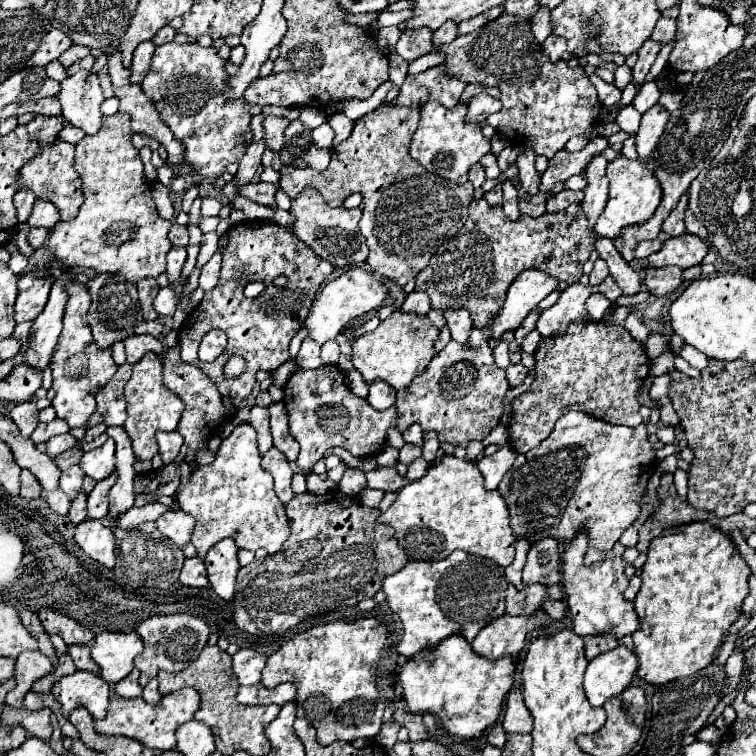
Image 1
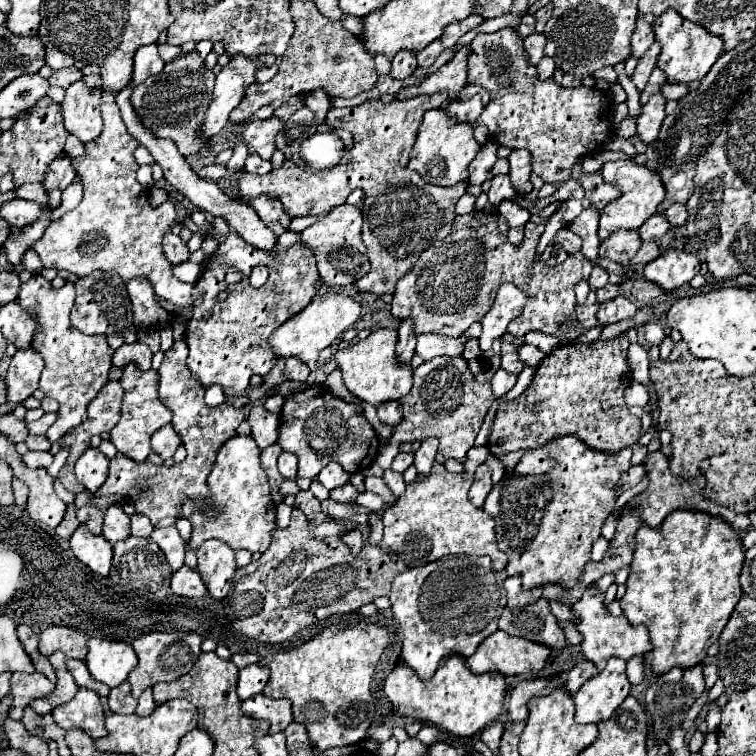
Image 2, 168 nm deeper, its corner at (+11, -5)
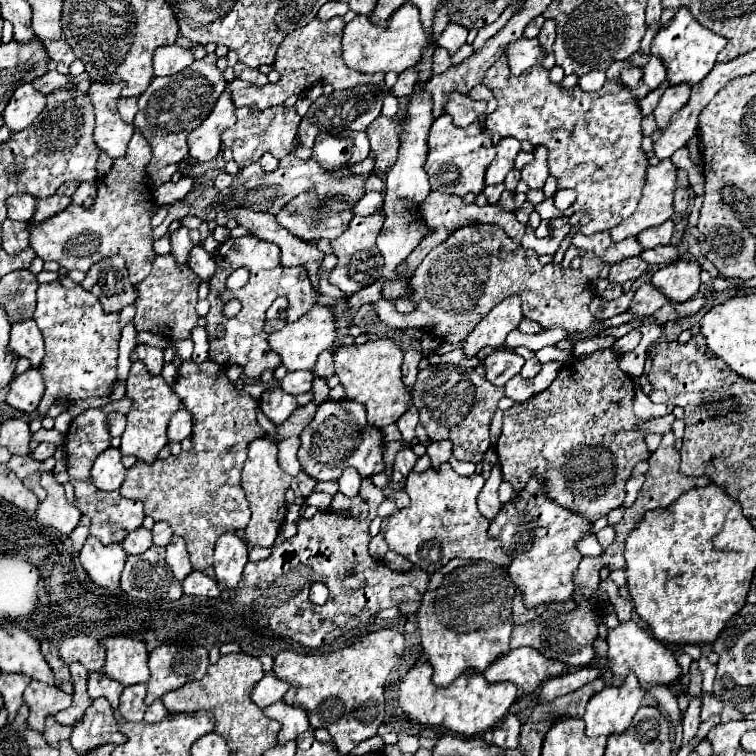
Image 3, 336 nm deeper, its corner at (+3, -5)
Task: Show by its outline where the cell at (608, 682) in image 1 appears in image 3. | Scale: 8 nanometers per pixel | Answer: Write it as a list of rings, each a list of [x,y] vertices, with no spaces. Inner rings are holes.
[[[630,675],[622,687],[604,687],[604,691],[596,693],[588,701],[586,713],[582,717],[586,723],[586,735],[608,737],[614,733],[624,733],[646,695],[638,685],[638,679]]]

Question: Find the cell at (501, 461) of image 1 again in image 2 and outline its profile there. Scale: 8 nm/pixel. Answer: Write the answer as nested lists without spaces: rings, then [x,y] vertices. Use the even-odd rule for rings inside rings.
[[[480,465],[474,473],[474,483],[470,487],[470,501],[476,505],[476,507],[482,507],[486,495],[490,493],[492,489],[492,481],[490,481],[490,469],[486,465]]]

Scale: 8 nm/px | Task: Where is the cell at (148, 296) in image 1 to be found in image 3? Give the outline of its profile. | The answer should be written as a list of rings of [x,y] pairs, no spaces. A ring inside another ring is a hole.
[[[158,255],[152,261],[150,275],[136,285],[138,289],[136,317],[134,317],[136,331],[150,331],[170,341],[190,339],[192,329],[198,325],[198,315],[194,309],[198,301],[198,285],[200,279],[192,273],[188,265],[176,263],[172,255]]]

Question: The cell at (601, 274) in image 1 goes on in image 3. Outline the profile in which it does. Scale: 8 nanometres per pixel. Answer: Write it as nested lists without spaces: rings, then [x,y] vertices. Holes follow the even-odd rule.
[[[632,257],[632,259],[624,259],[616,265],[612,265],[610,269],[610,277],[608,281],[610,283],[626,283],[626,281],[636,281],[644,271],[646,271],[648,263],[640,257]]]

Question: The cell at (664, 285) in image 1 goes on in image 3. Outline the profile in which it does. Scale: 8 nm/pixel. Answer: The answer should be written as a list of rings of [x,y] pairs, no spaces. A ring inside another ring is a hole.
[[[646,283],[642,287],[638,287],[638,291],[634,293],[634,299],[628,307],[628,311],[636,313],[636,315],[652,315],[656,313],[668,299],[652,285],[652,283]]]

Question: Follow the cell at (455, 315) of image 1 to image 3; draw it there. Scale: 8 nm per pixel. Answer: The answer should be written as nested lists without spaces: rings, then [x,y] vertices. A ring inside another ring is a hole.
[[[508,349],[492,351],[484,361],[486,379],[492,385],[506,385],[508,379],[512,379],[514,375],[520,373],[522,365],[524,365],[524,359],[520,355],[516,355],[514,351],[508,351]]]

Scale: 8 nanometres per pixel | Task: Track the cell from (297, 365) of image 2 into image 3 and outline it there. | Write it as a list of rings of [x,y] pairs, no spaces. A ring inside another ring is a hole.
[[[294,371],[288,373],[280,385],[284,385],[284,391],[290,391],[292,395],[308,393],[312,389],[312,373],[310,371]]]

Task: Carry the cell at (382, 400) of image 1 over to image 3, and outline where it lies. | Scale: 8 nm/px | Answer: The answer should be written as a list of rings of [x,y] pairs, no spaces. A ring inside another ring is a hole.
[[[410,405],[408,411],[400,417],[400,421],[398,421],[396,425],[398,425],[398,429],[402,431],[404,439],[406,439],[406,441],[412,441],[412,439],[416,437],[414,429],[416,429],[416,425],[418,425],[418,411],[416,411],[416,407]]]

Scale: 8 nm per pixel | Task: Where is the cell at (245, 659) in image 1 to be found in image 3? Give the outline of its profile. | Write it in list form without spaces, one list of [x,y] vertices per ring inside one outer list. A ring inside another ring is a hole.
[[[266,673],[264,679],[254,687],[252,691],[252,701],[258,705],[258,707],[268,707],[276,701],[282,701],[284,699],[284,693],[288,691],[288,683],[276,679],[274,673]]]

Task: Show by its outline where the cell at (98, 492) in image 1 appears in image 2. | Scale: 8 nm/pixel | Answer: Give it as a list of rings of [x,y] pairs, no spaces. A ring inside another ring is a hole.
[[[176,341],[164,353],[164,361],[158,369],[158,375],[160,375],[158,397],[168,409],[172,409],[171,424],[188,451],[186,459],[172,467],[156,467],[152,463],[138,465],[136,461],[124,455],[118,455],[110,461],[110,475],[96,493],[96,497],[120,493],[124,497],[130,497],[132,501],[139,499],[139,502],[133,502],[136,512],[150,517],[155,527],[174,525],[174,521],[180,517],[178,507],[184,497],[194,499],[194,497],[208,495],[206,475],[212,469],[214,455],[226,439],[236,435],[236,427],[244,421],[244,411],[236,409],[232,403],[222,403],[218,407],[208,407],[204,403],[204,387],[200,387],[200,383],[192,379],[192,373],[188,371],[188,365],[186,365],[186,355],[188,355],[186,343]]]

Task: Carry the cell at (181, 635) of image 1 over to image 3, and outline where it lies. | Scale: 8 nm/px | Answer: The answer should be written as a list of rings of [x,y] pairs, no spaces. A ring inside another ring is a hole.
[[[174,645],[158,647],[150,653],[150,681],[146,705],[152,705],[164,693],[174,691],[194,679],[200,679],[208,669],[208,651],[202,647],[184,649]]]

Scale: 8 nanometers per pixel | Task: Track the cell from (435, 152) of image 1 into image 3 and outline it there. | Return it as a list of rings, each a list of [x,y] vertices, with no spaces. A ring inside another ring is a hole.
[[[440,115],[432,125],[428,145],[430,145],[430,153],[428,153],[426,171],[430,175],[432,191],[442,191],[460,197],[464,197],[466,193],[474,193],[474,195],[482,193],[482,189],[486,187],[484,173],[494,159],[494,145],[490,141],[490,133],[486,133],[478,121],[460,129],[452,125],[452,119],[448,119],[448,115]]]

